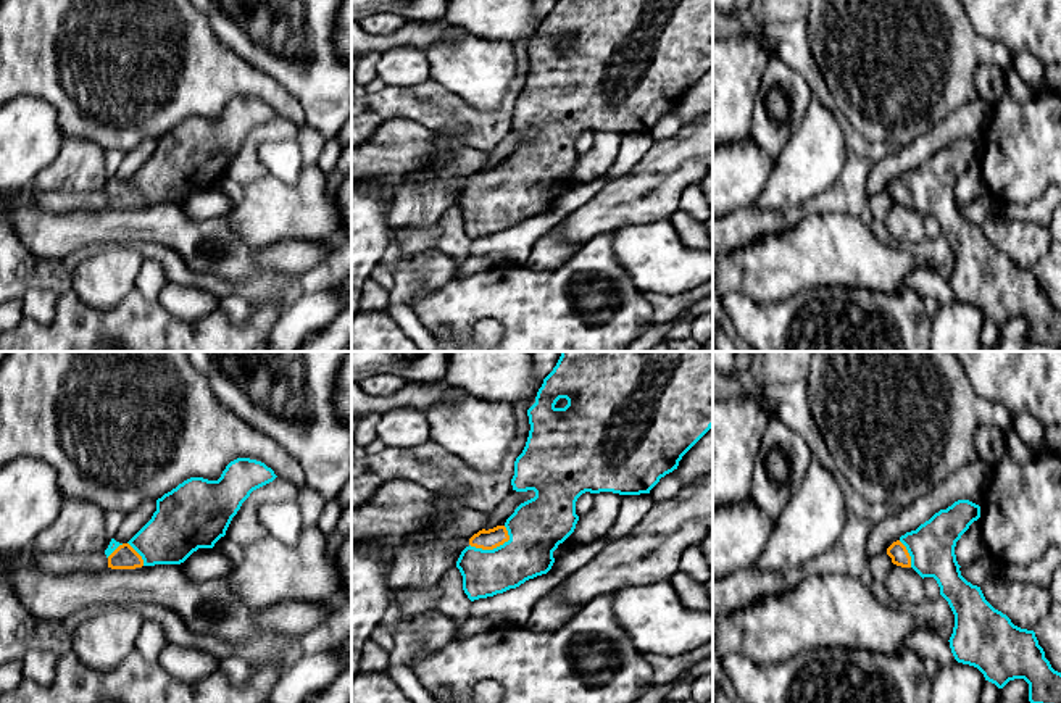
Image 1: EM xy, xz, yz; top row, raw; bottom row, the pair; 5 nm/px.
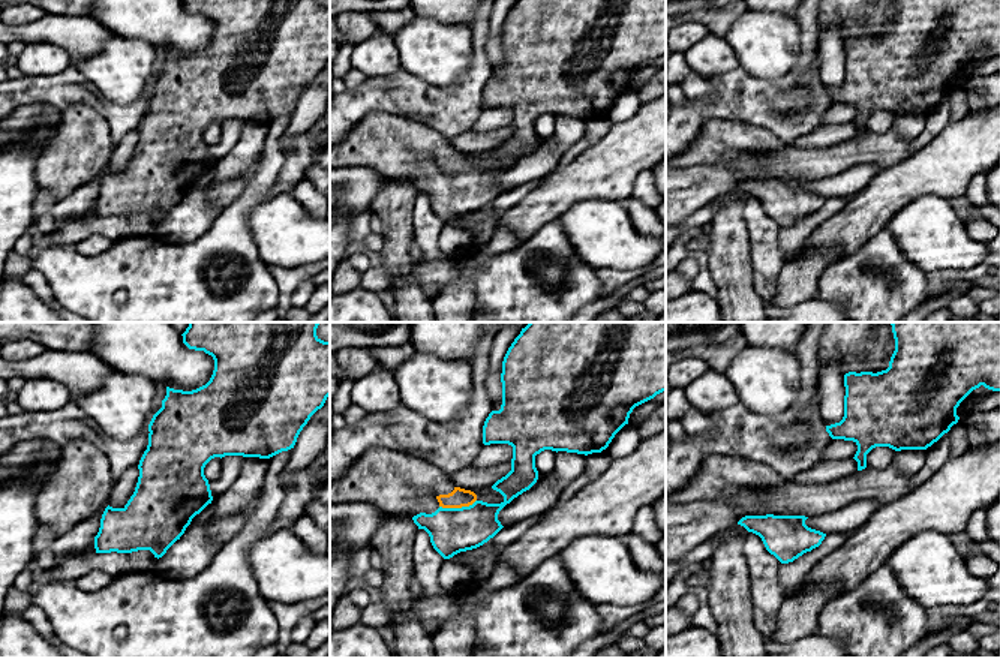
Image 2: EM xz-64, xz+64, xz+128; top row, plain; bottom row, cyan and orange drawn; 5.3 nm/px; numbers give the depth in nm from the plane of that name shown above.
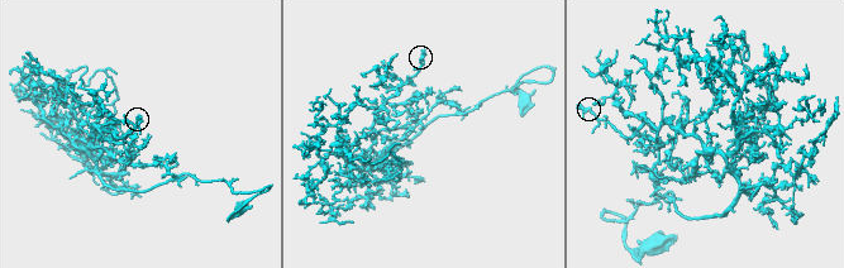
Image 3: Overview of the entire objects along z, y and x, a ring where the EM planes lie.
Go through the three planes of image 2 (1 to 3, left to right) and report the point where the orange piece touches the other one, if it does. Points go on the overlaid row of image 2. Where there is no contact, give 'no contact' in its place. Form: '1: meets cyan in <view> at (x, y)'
1: no contact
2: meets cyan in xz+64 at (458, 508)
3: no contact

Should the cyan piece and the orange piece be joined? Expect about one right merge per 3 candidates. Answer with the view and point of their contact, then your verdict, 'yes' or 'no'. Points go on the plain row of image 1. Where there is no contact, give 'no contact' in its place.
meets cyan in xz at (490, 189); yes

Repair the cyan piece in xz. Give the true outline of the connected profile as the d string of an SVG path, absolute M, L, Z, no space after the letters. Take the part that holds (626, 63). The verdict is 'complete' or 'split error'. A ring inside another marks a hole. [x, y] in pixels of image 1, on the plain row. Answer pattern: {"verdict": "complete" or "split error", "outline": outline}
{"verdict": "split error", "outline": "M558 0L527 55L530 69L514 100L511 124L516 131L534 129L535 135L521 142L503 164L474 173L461 190L456 206L471 240L547 213L555 202L553 190L576 168L576 140L582 132L650 132L661 116L677 108L682 95L713 66L713 0Z"}

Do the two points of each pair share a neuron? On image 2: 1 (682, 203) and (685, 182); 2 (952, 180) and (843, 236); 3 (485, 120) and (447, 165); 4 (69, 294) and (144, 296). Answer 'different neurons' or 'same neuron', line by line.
1: same neuron
2: same neuron
3: different neurons
4: same neuron

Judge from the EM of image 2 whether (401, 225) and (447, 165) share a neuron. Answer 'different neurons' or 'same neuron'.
different neurons

